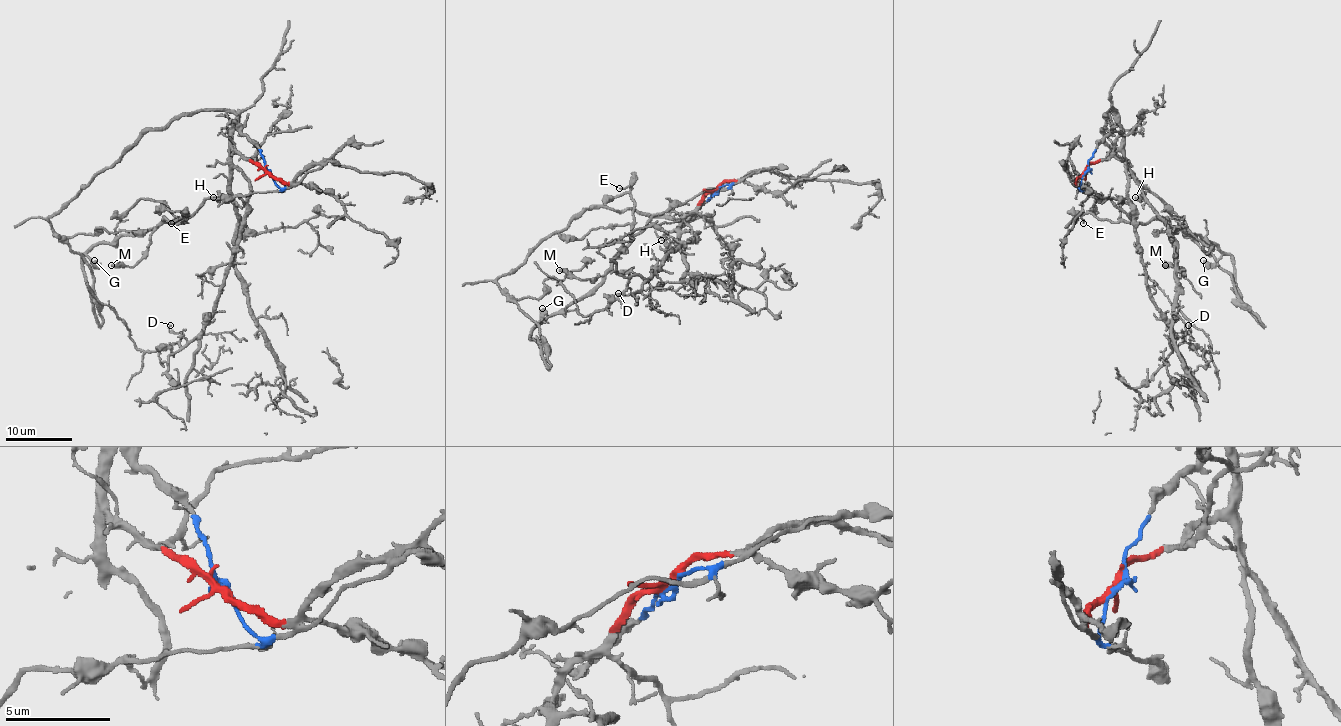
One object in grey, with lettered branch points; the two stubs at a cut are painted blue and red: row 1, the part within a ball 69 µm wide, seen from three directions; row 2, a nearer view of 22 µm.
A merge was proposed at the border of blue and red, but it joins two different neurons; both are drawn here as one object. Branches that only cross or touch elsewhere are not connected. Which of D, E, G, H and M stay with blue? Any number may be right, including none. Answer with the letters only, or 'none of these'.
E, G, M

